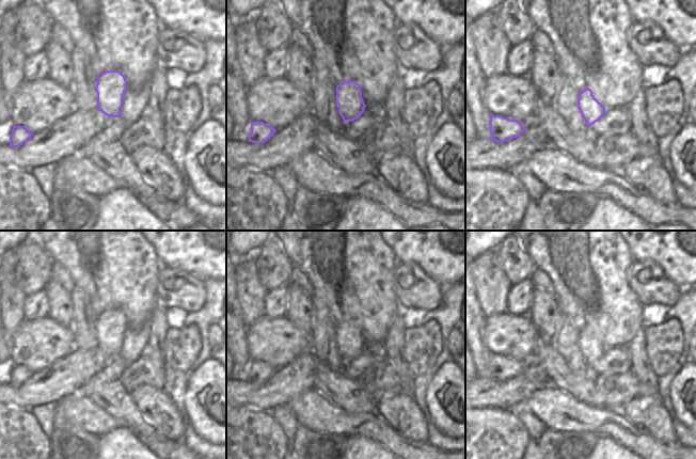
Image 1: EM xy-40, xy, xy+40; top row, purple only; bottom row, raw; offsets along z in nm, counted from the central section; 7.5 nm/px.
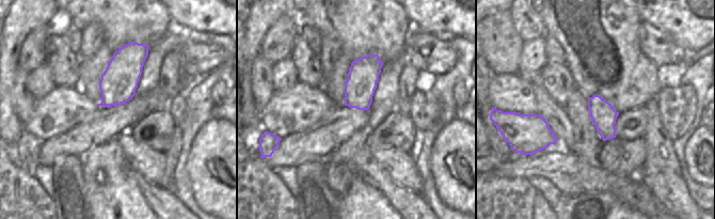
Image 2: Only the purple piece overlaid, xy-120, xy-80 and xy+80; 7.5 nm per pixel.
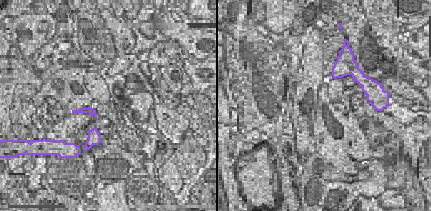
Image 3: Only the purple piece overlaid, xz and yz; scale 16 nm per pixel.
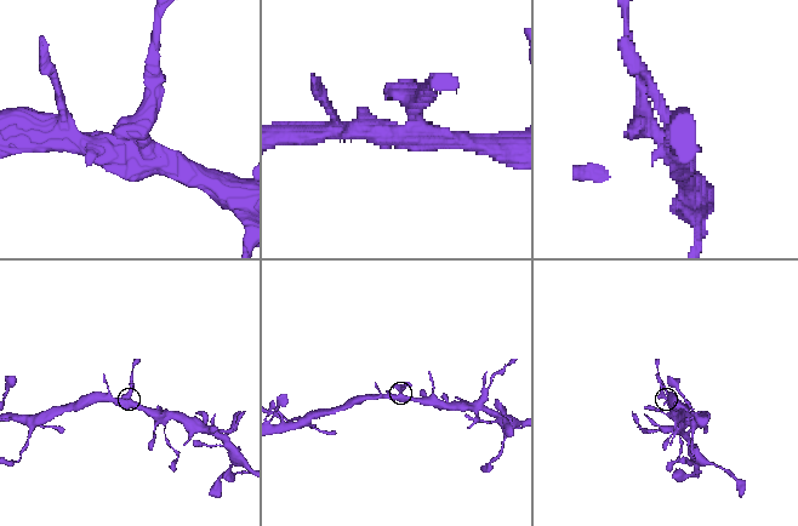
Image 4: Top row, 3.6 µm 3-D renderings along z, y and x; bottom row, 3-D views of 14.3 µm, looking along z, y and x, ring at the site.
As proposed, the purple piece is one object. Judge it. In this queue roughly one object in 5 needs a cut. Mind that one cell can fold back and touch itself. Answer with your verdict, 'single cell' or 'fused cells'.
single cell

